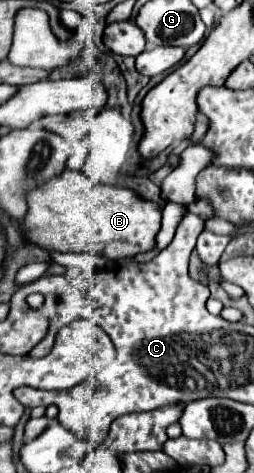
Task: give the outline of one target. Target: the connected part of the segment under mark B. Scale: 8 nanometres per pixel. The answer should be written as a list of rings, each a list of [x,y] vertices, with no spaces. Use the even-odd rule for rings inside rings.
[[[65,169],[63,175],[31,189],[25,199],[29,207],[23,217],[23,235],[48,252],[101,253],[111,261],[121,261],[151,251],[161,227],[157,203],[141,199],[129,187],[95,183],[81,171]]]

